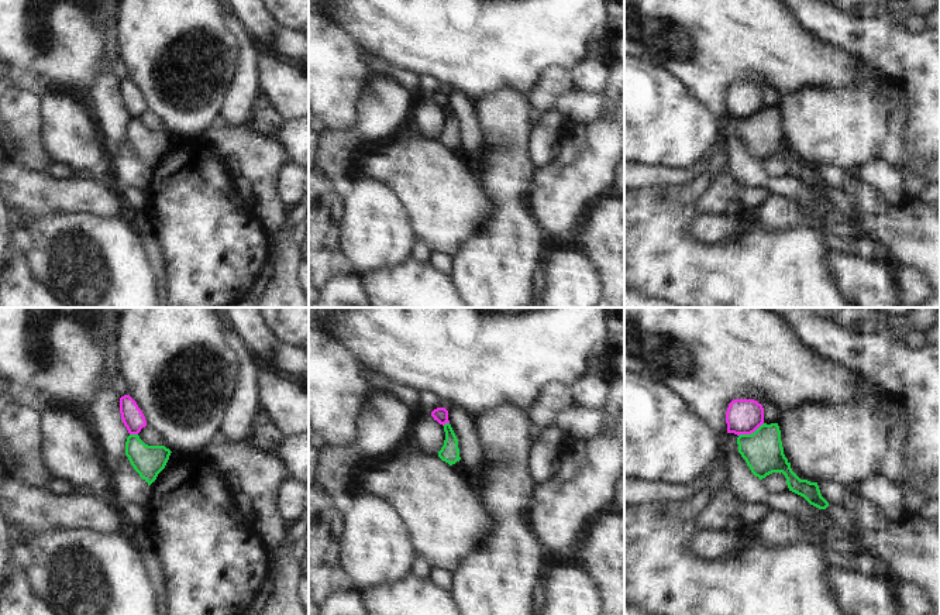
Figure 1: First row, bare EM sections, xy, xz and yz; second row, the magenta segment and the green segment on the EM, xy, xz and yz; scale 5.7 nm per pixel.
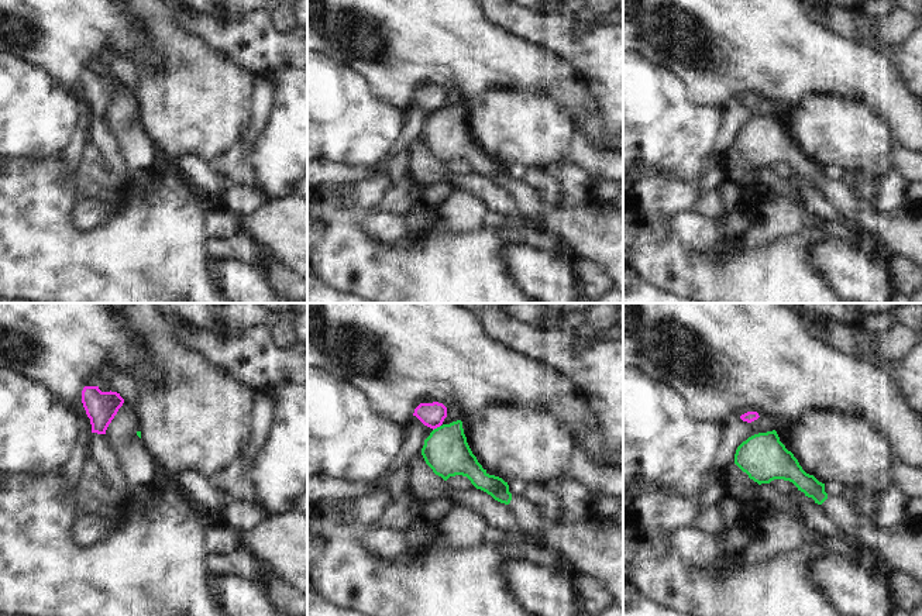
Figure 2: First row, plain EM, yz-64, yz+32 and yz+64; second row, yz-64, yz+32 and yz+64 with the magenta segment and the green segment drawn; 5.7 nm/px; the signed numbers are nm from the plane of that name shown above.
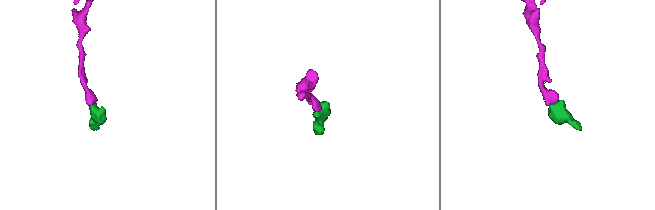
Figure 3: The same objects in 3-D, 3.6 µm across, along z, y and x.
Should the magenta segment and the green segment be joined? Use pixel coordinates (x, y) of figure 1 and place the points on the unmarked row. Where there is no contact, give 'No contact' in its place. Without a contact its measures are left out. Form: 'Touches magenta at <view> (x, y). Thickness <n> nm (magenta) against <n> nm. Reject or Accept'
Touches magenta at yz (751, 116). Thickness 200 nm (magenta) against 220 nm. Reject.

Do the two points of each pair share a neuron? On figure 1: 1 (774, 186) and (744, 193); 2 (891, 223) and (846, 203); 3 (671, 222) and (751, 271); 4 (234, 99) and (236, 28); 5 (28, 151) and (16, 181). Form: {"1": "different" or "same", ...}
{"1": "different", "2": "same", "3": "same", "4": "same", "5": "different"}

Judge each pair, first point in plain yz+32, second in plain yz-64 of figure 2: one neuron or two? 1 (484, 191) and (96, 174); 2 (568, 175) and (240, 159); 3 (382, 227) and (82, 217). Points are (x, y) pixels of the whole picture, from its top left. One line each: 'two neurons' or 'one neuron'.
1: two neurons
2: one neuron
3: one neuron

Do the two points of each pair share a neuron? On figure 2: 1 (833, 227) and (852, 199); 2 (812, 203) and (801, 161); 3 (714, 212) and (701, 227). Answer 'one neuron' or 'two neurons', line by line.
1: two neurons
2: two neurons
3: two neurons

